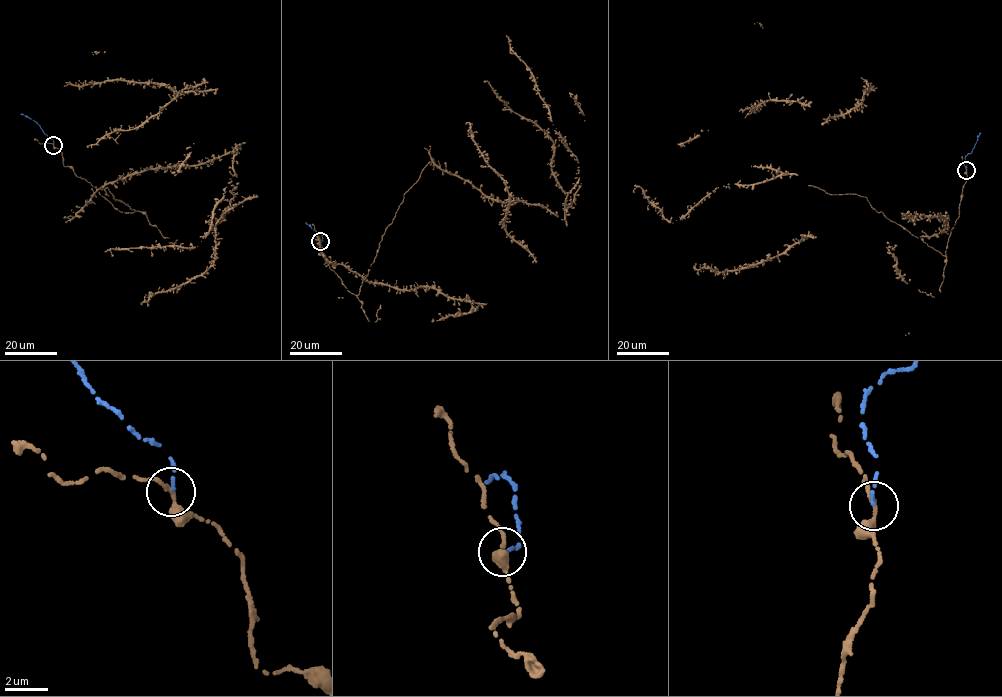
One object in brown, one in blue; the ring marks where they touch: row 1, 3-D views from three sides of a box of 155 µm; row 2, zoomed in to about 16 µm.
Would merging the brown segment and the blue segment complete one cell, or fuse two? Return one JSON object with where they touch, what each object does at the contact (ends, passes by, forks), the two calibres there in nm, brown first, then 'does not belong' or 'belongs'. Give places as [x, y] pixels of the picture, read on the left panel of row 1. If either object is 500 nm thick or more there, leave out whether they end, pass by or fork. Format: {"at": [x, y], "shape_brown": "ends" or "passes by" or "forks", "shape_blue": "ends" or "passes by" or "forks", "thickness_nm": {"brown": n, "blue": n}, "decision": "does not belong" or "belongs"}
{"at": [53, 145], "shape_brown": "passes by", "shape_blue": "ends", "thickness_nm": {"brown": 200, "blue": 140}, "decision": "does not belong"}

